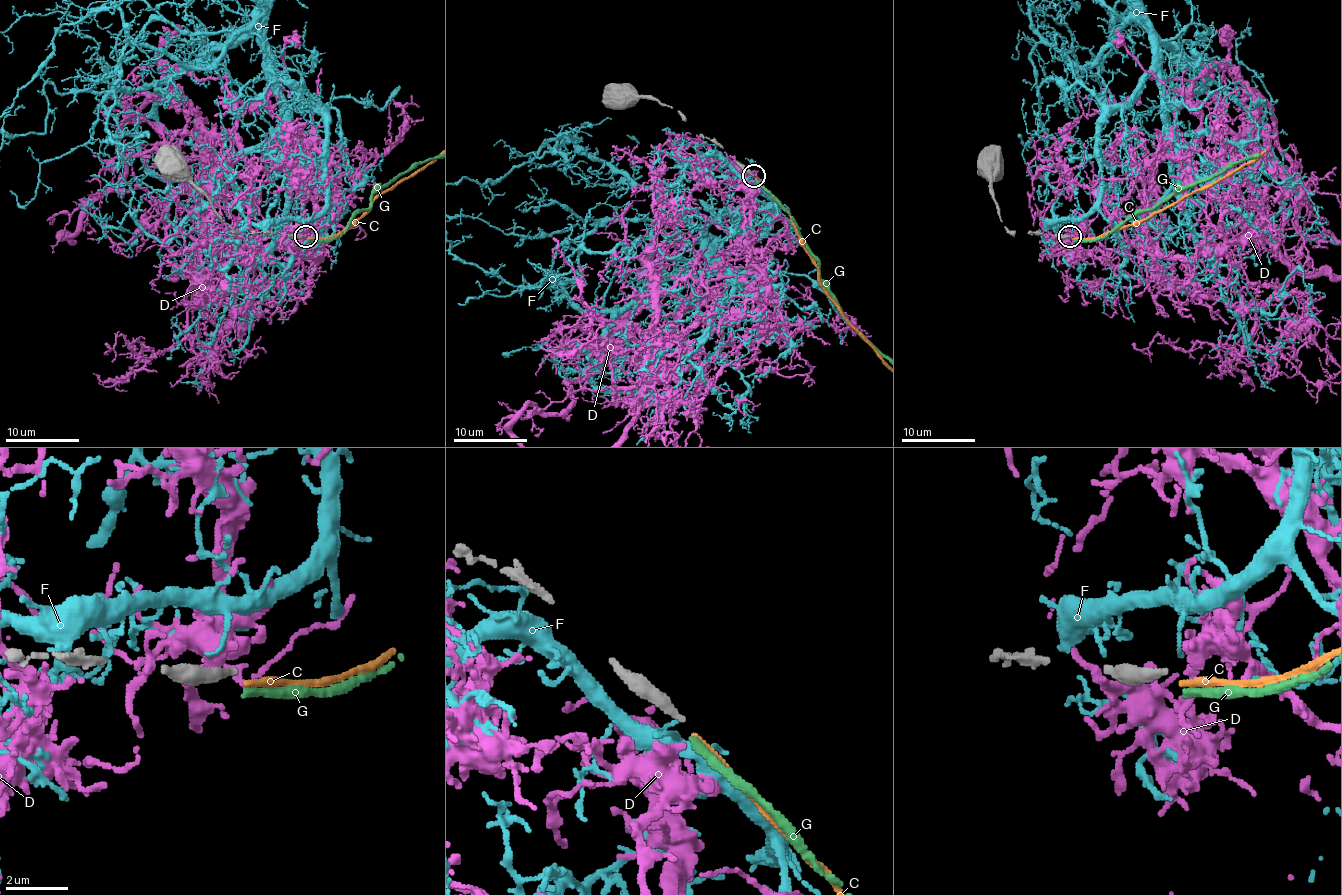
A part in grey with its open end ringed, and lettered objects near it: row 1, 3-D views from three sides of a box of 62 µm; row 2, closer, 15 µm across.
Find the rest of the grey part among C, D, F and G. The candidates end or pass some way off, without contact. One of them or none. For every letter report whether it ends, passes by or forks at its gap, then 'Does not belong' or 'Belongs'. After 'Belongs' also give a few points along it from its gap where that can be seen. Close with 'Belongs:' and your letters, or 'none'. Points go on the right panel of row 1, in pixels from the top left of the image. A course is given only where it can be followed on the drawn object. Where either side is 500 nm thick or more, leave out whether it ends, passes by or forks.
C: It ends there. Does not belong
D: Does not belong
F: It ends there. Does not belong
G: It ends there. Does not belong
Belongs: none

